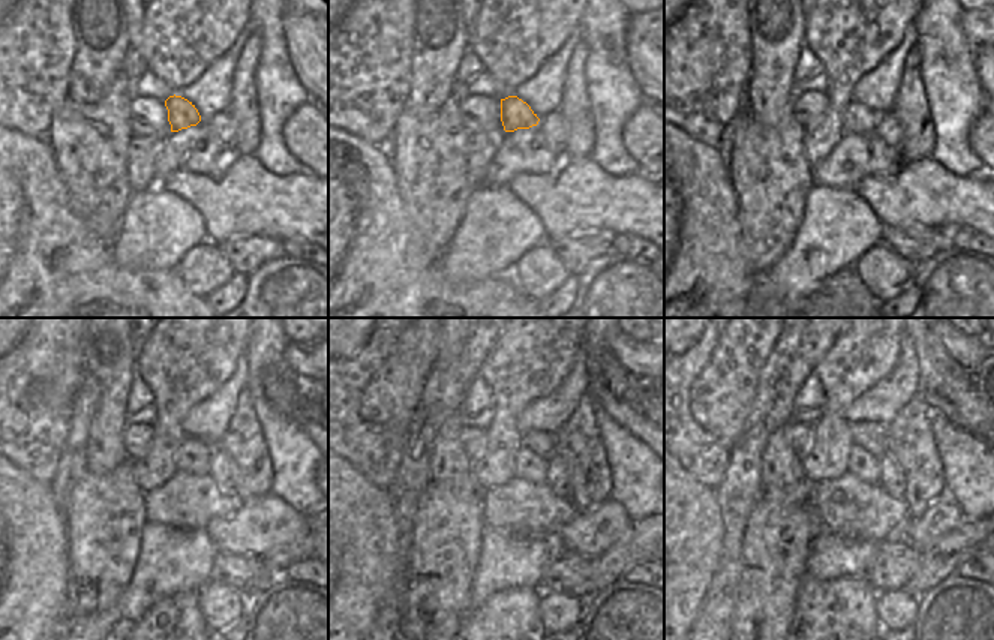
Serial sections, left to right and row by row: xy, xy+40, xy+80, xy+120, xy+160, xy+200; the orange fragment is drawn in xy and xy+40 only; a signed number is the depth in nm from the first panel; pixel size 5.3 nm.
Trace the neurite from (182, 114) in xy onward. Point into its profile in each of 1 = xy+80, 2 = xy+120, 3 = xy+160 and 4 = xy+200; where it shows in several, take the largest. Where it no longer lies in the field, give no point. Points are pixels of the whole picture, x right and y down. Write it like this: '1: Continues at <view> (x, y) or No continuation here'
1: Continues at xy+80 (856, 119)
2: Continues at xy+120 (192, 456)
3: Continues at xy+160 (528, 465)
4: Continues at xy+200 (861, 463)

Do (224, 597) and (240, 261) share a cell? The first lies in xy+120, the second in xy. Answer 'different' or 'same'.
different

